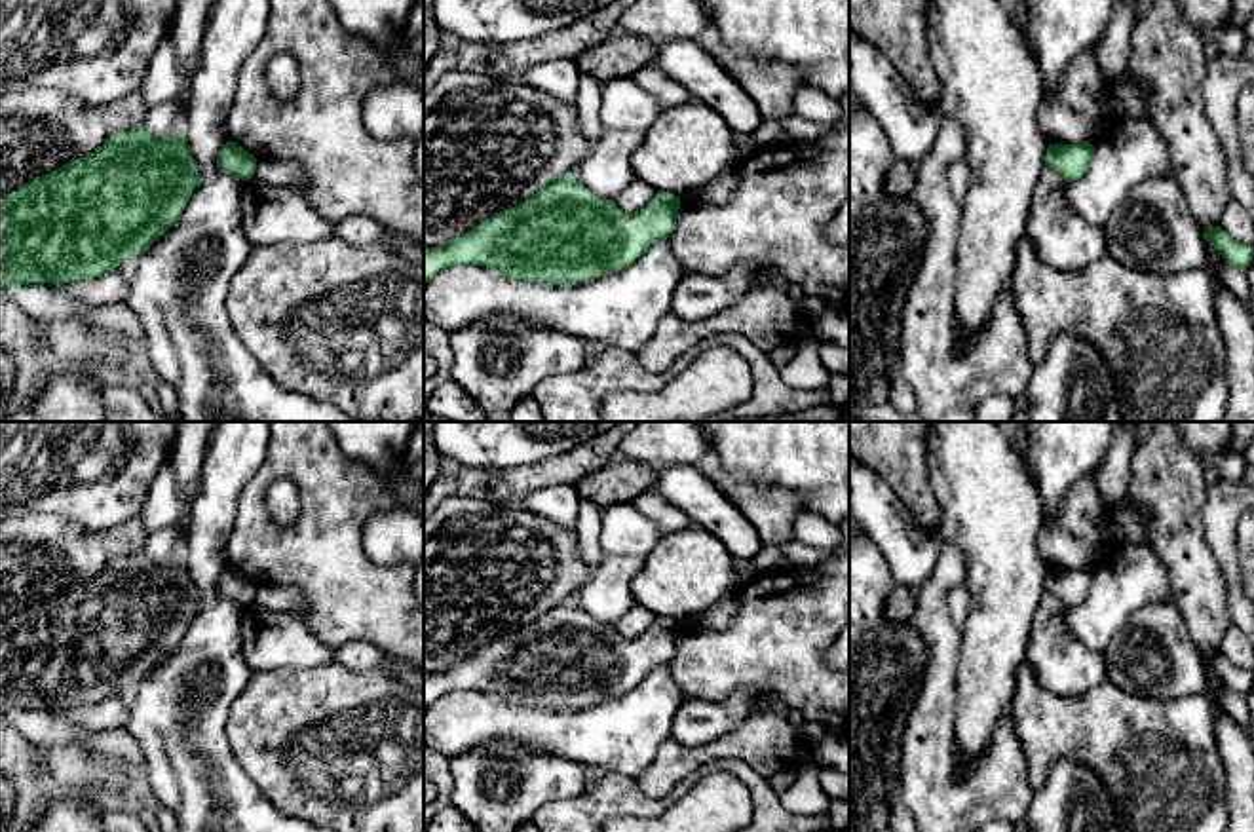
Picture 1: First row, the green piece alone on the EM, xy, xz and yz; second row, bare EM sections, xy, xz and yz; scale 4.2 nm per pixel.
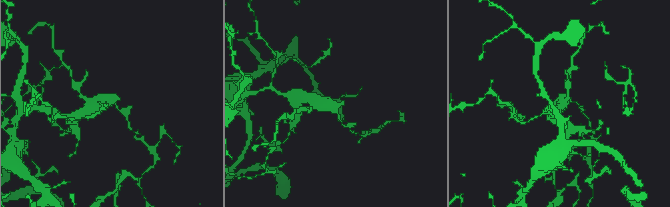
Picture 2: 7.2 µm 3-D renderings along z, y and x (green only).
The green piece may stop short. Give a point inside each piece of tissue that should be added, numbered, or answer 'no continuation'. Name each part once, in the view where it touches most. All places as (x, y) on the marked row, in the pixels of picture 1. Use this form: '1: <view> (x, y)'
no continuation

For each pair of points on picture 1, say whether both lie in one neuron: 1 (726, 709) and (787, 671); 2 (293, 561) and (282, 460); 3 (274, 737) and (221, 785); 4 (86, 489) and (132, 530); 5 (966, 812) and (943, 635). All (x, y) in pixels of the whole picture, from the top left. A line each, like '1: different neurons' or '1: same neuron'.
1: different neurons
2: same neuron
3: different neurons
4: different neurons
5: same neuron

